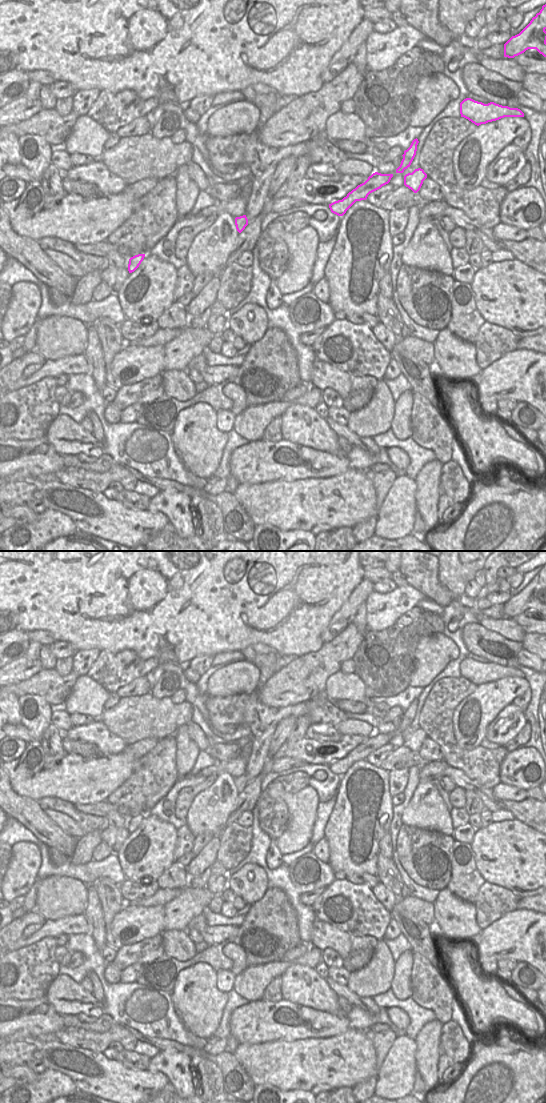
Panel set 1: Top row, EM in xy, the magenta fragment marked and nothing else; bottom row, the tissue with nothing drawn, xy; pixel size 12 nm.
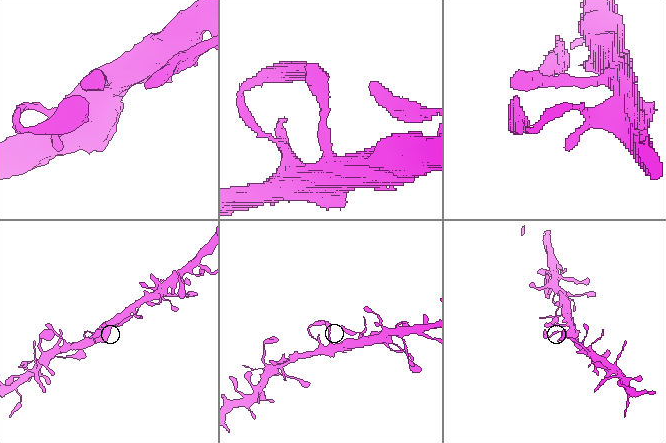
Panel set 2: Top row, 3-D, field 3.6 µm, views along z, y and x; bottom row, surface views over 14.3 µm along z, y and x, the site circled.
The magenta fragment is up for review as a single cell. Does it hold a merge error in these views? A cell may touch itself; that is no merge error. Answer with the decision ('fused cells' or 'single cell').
single cell

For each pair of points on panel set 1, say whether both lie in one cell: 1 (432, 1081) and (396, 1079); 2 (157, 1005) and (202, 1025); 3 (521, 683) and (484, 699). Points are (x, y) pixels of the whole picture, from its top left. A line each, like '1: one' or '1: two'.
1: two
2: two
3: one

